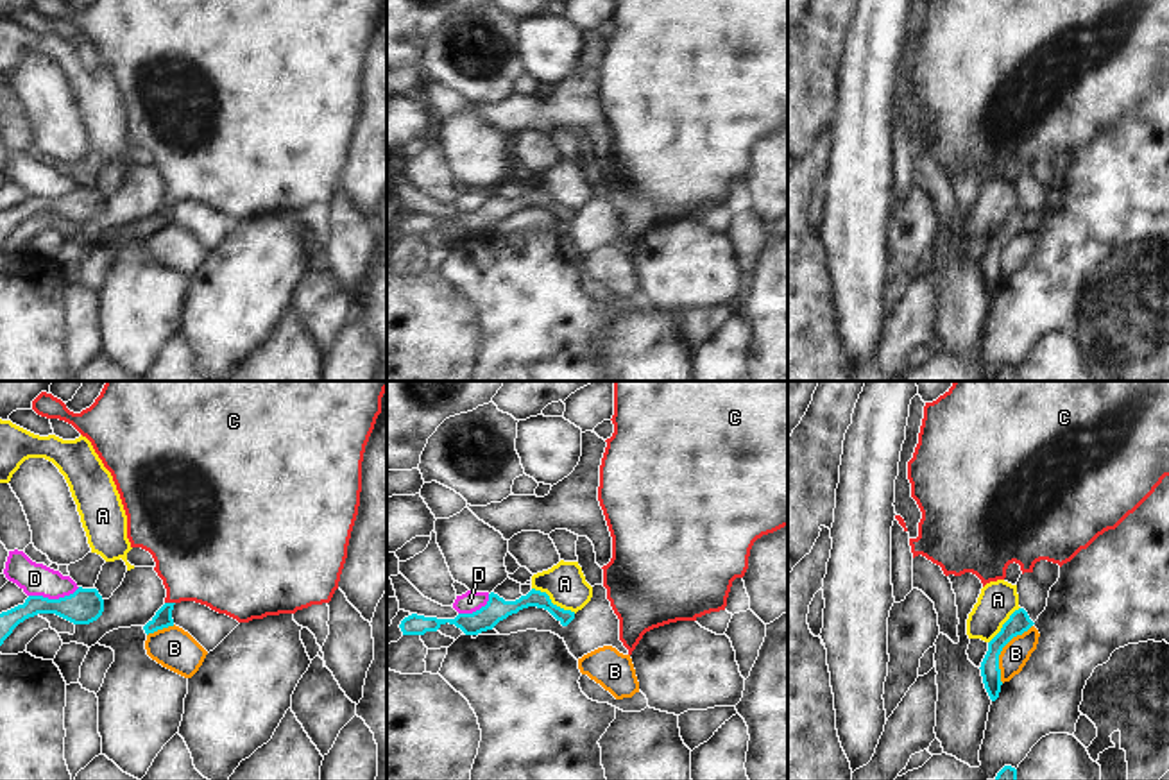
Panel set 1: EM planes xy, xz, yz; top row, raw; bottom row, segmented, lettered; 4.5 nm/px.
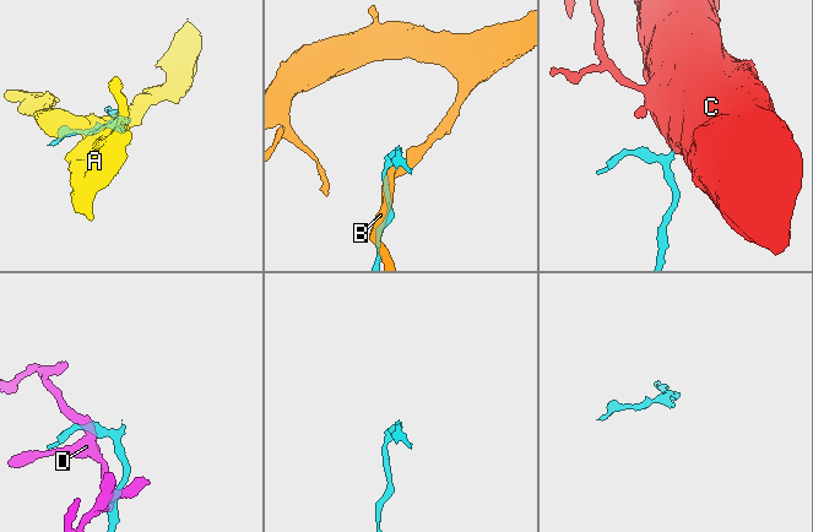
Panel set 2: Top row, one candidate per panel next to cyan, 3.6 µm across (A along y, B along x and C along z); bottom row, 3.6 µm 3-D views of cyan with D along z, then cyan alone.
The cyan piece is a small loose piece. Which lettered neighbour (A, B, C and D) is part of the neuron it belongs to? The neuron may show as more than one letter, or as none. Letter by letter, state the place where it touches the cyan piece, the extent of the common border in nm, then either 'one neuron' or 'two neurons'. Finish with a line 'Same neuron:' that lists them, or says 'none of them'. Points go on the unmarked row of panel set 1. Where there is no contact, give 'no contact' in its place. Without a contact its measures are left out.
A: xz (552, 203) | 240 nm | two neurons
B: yz (1001, 249) | 300 nm | two neurons
C: xy (170, 203) | 50 nm | one neuron
D: xy (54, 199) | 240 nm | two neurons
Same neuron: C

